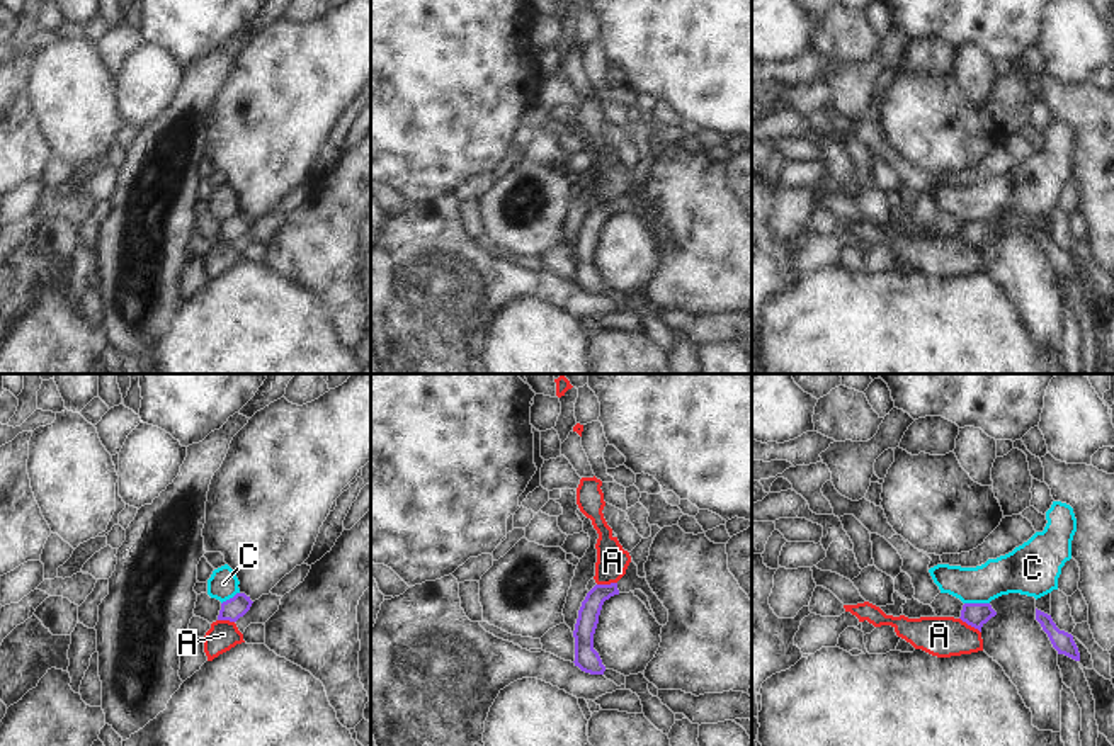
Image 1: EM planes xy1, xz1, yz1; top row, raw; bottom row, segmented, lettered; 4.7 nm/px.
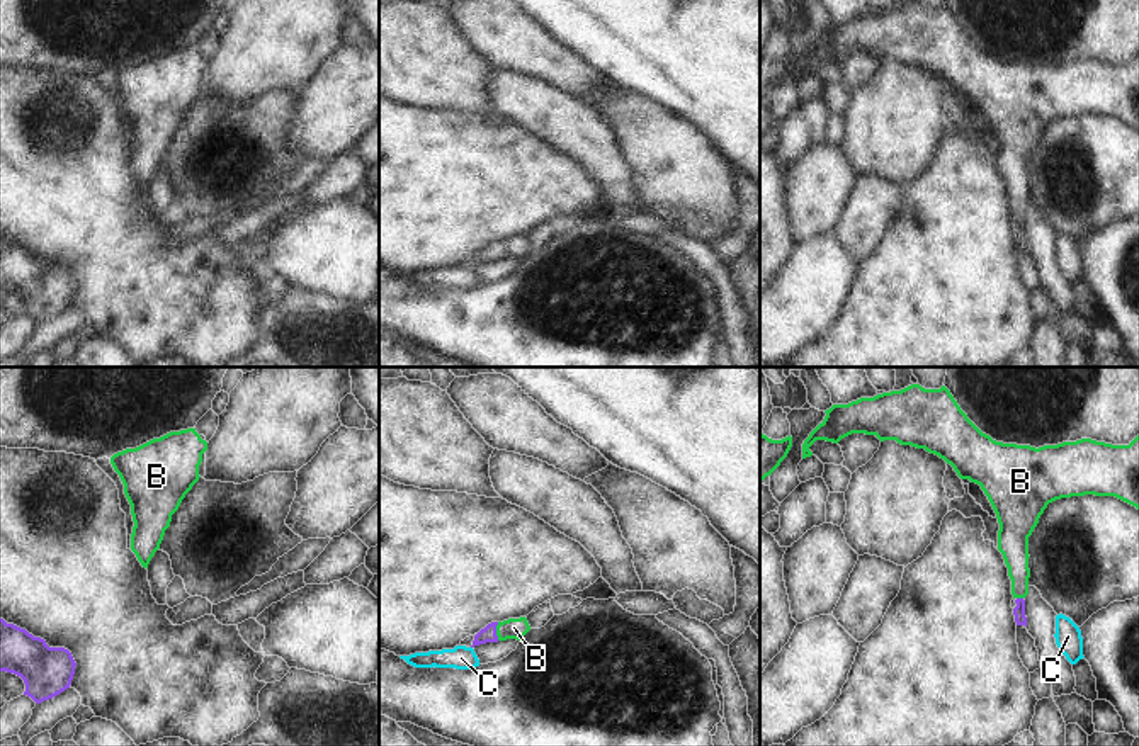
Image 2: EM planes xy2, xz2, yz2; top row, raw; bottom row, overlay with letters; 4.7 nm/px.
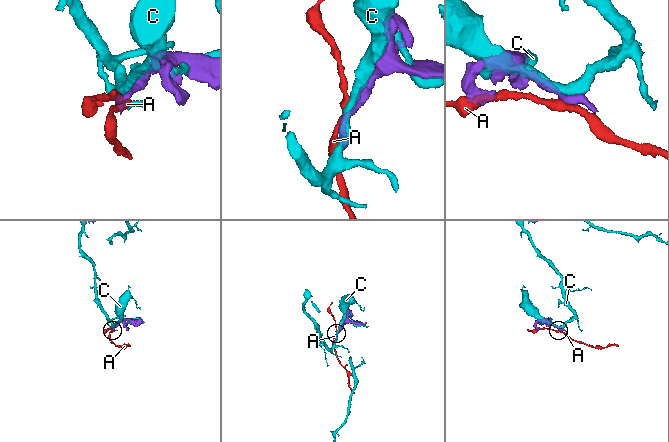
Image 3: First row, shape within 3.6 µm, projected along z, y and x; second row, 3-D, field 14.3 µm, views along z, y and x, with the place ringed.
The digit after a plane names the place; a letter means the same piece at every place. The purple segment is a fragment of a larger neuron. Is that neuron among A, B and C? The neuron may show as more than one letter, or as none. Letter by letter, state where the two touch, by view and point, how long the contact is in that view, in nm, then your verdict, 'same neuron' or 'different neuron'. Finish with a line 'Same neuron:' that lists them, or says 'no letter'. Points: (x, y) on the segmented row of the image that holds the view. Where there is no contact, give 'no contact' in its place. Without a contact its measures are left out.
A: contact yz1 (970, 624); length 130 nm; different neuron
B: contact xz2 (495, 631); length 90 nm; same neuron
C: contact yz1 (977, 604); length 120 nm; different neuron
Same neuron: B

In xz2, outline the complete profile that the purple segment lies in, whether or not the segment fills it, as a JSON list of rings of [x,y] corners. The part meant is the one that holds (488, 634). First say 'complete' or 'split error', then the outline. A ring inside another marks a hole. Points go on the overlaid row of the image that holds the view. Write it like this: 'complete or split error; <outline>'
split error; [[[525,617],[491,622],[474,636],[471,647],[507,639],[520,641],[529,630],[530,625]]]

